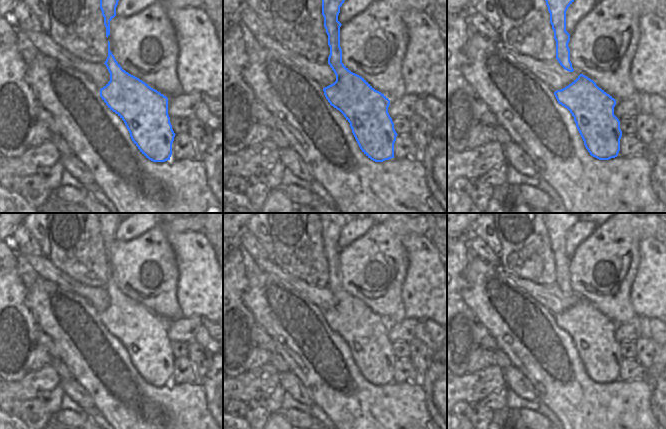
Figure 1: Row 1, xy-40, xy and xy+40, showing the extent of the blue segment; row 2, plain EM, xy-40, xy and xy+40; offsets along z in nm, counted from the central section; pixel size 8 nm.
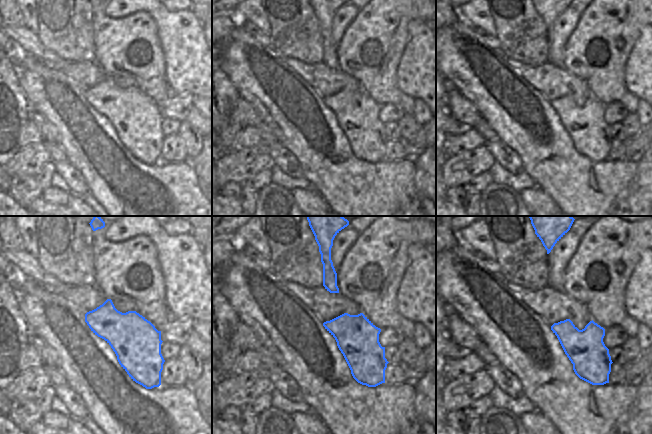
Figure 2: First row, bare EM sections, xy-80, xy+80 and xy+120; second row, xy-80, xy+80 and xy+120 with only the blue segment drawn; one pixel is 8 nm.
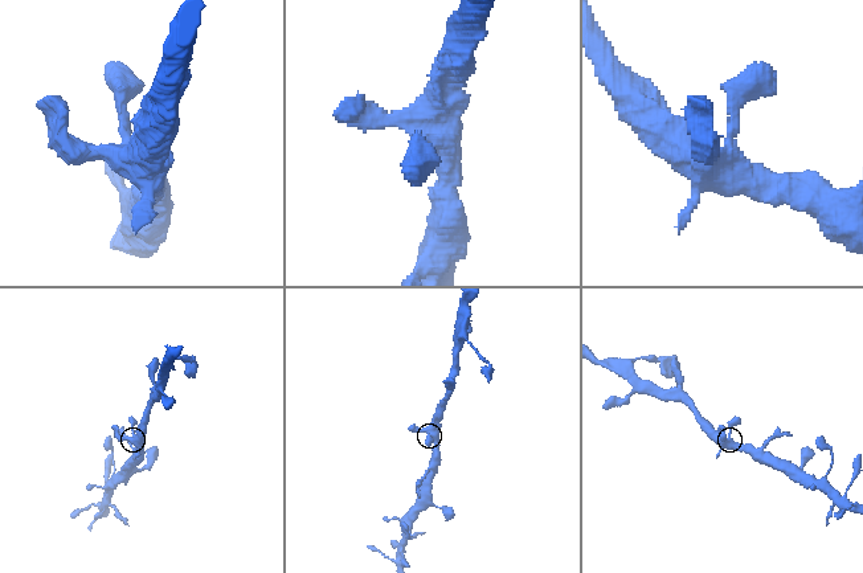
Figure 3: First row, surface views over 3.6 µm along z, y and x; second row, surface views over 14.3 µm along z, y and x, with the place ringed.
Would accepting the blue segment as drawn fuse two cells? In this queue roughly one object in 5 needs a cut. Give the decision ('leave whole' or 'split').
leave whole

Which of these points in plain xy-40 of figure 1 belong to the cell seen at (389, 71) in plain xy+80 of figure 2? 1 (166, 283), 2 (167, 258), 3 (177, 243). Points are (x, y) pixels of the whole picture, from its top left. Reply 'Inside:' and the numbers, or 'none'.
Inside: 1, 2

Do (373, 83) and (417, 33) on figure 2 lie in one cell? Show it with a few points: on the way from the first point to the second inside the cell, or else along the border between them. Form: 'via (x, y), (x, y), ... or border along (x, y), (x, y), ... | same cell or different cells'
border along (408, 25), (407, 43), (396, 70) | different cells

